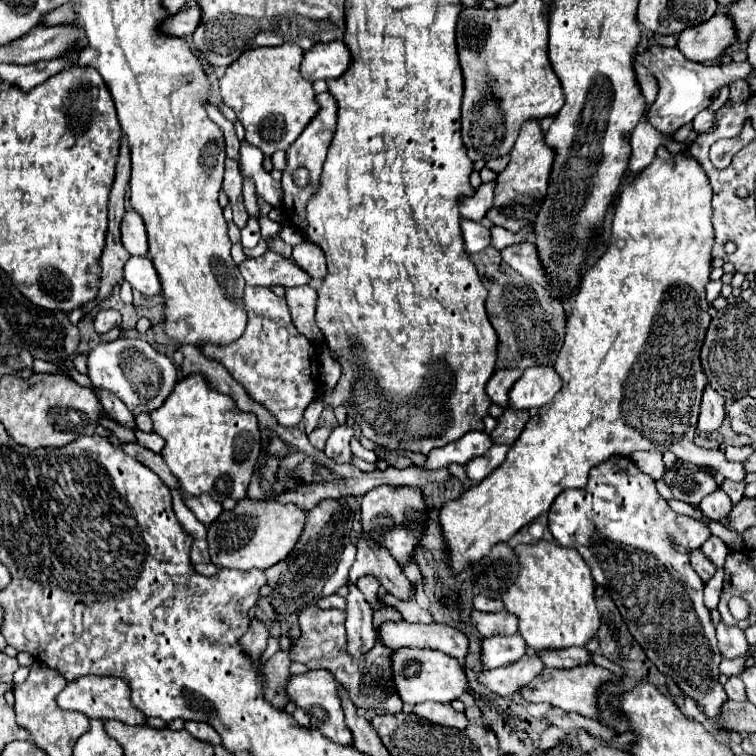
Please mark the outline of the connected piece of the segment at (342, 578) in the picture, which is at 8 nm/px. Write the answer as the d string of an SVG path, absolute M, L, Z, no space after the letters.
M349 544L349 546L345 548L345 554L343 554L339 566L337 566L337 572L327 580L327 584L325 584L325 588L323 588L323 596L331 596L331 594L337 592L337 588L345 586L345 582L347 582L347 572L349 572L353 560L355 560L355 546Z

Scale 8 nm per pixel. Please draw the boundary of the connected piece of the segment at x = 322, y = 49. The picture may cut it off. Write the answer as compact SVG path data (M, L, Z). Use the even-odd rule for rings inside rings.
M329 42L329 44L317 44L309 52L305 52L305 58L301 62L301 74L305 80L329 80L341 76L351 66L351 52L343 42Z

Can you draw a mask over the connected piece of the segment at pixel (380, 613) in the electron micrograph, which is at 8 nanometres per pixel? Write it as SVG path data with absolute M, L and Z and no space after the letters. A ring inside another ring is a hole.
M381 606L381 608L373 610L373 628L377 634L379 634L379 626L383 622L399 622L399 620L401 620L401 612L391 606Z

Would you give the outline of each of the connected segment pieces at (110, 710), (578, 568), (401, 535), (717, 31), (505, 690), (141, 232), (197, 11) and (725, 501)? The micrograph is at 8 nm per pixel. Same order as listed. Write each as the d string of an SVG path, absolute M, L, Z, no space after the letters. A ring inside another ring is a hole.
M83 676L75 682L69 682L65 686L65 690L57 696L57 704L63 710L77 710L83 712L85 716L93 718L103 718L103 720L119 720L125 724L145 724L147 716L143 712L137 712L137 708L133 708L133 702L129 700L129 684L121 678L115 676Z
M541 540L533 546L519 546L521 572L503 602L509 612L519 616L519 634L527 646L545 652L569 646L585 646L601 626L595 606L595 582L589 566L575 548L563 548Z
M381 486L373 488L363 496L361 502L361 526L363 532L369 534L369 538L383 548L391 552L391 556L399 564L409 564L413 560L413 552L417 546L421 546L421 538L425 532L425 524L429 518L427 502L421 492L421 488L409 488L409 486ZM411 520L413 520L413 532L411 532Z
M719 10L711 20L687 28L677 38L677 48L687 60L709 62L719 58L731 44L737 42L737 30L725 10Z
M525 654L521 660L495 668L485 670L479 676L479 682L499 696L513 696L521 688L525 688L535 676L541 674L545 666L537 654Z
M129 210L123 218L121 240L123 240L123 246L127 248L127 252L131 252L135 256L147 256L149 246L147 246L145 224L143 224L143 218L135 210Z
M189 8L181 10L175 16L169 16L167 22L163 24L163 30L171 36L191 36L197 24L201 22L201 8Z
M717 488L713 494L705 496L705 500L701 500L701 510L715 522L719 522L723 516L727 516L731 512L731 508L733 508L733 502L721 488Z

